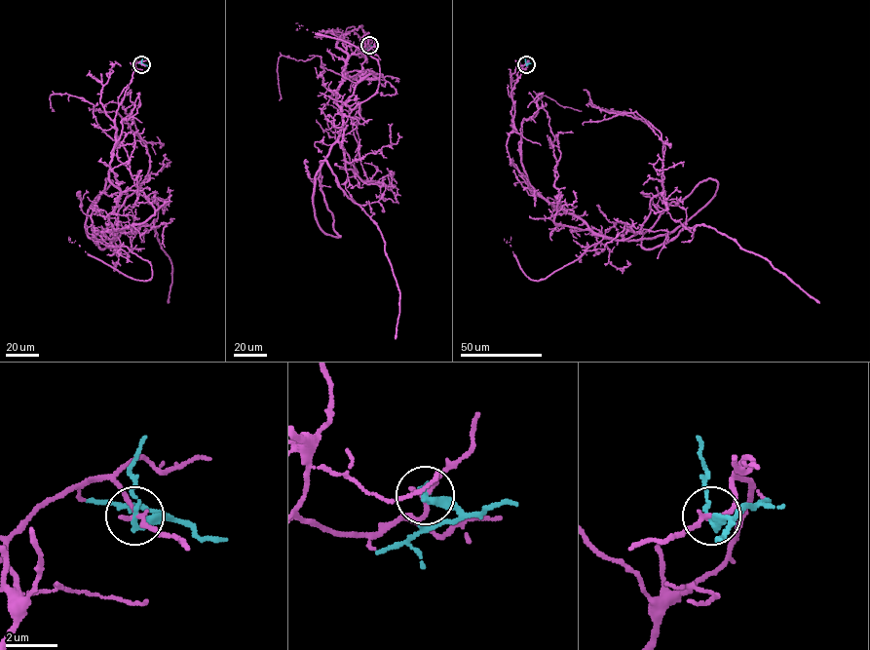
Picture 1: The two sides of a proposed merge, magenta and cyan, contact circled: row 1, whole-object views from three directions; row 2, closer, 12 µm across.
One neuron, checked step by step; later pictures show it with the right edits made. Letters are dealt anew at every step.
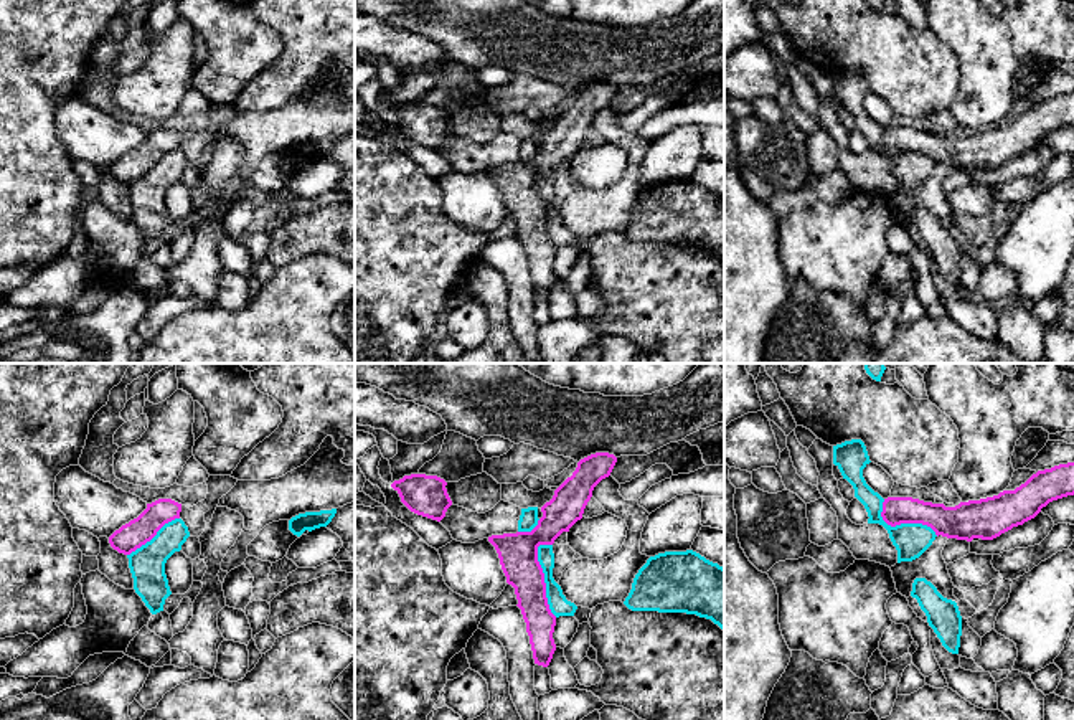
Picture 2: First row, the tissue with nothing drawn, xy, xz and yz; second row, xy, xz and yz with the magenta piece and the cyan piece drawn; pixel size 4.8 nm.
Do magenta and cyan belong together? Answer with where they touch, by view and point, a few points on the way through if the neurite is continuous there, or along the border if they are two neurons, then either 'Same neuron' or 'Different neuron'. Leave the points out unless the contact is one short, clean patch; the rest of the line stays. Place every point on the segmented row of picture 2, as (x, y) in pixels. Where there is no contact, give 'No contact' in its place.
Touches magenta at xz (543, 580). Different neuron

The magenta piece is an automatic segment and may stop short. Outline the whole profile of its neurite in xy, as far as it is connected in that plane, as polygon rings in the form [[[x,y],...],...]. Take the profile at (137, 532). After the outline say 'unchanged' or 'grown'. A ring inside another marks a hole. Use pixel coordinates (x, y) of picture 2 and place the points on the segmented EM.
[[[158,499],[147,504],[147,509],[129,523],[122,525],[109,537],[114,550],[130,555],[147,542],[168,522],[180,519],[181,504],[172,499]]]; unchanged

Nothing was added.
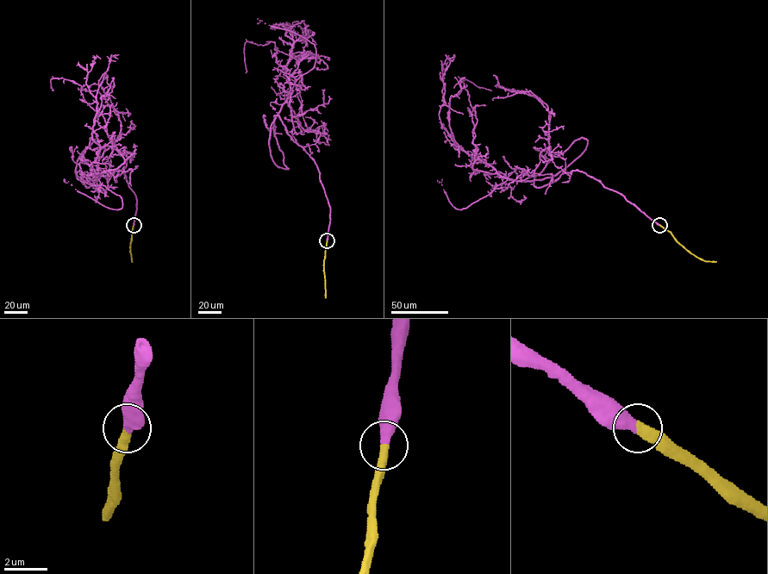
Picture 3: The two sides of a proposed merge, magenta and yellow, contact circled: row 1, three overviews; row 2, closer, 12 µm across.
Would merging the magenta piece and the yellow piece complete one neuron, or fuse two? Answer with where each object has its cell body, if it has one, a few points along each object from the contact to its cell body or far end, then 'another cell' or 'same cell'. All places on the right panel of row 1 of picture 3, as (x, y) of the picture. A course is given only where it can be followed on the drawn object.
soma magenta none; soma yellow none; course magenta (658, 225), (584, 172), (558, 167), (549, 146), (521, 181), (473, 169), (477, 119), (459, 77), (491, 90); course yellow (659, 225), (691, 253), (705, 261), (716, 261); same cell

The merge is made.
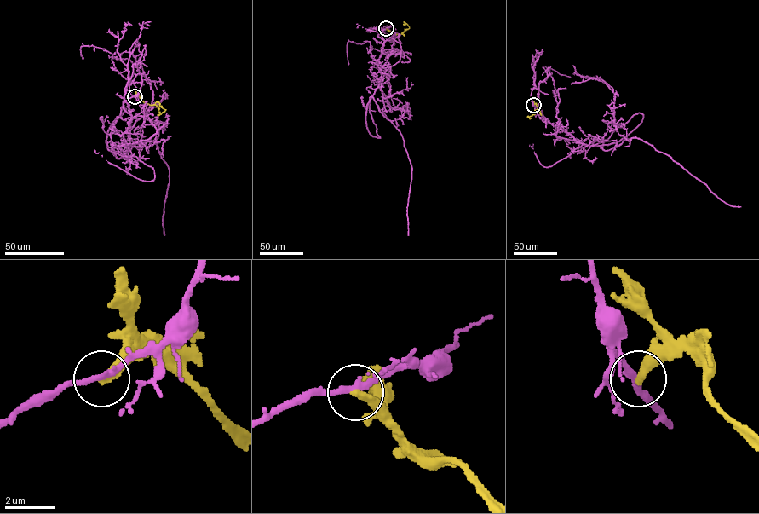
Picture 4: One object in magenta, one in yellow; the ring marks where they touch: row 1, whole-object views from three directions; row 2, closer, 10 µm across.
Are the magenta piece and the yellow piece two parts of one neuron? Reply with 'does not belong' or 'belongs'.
does not belong

